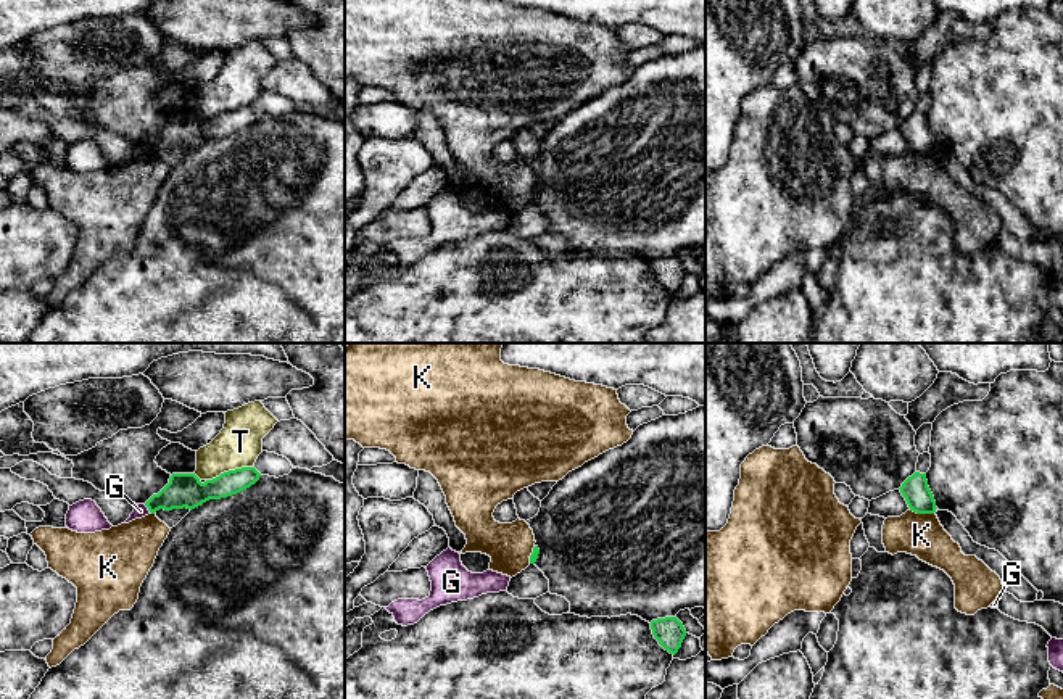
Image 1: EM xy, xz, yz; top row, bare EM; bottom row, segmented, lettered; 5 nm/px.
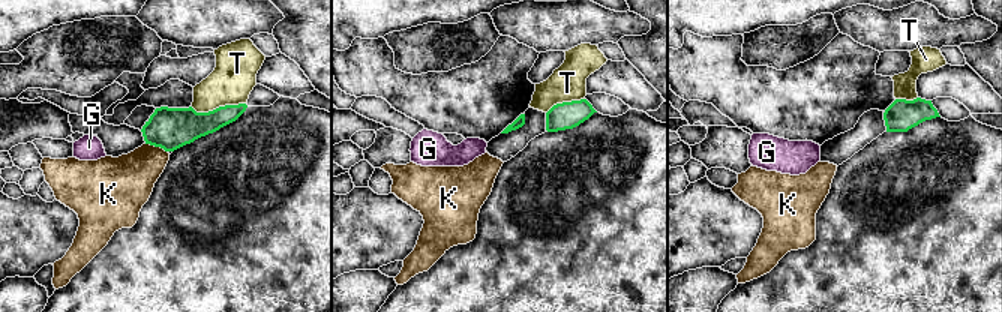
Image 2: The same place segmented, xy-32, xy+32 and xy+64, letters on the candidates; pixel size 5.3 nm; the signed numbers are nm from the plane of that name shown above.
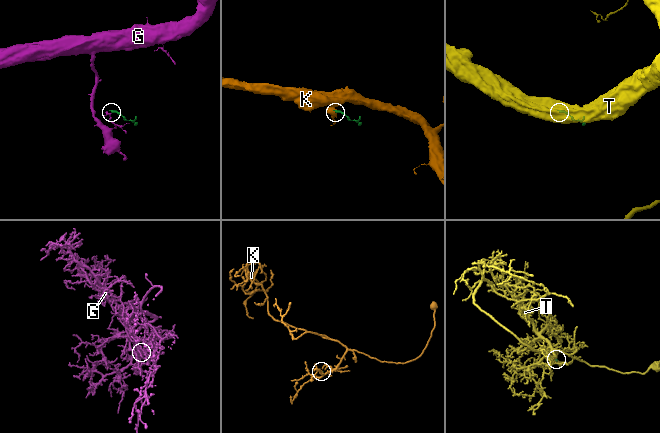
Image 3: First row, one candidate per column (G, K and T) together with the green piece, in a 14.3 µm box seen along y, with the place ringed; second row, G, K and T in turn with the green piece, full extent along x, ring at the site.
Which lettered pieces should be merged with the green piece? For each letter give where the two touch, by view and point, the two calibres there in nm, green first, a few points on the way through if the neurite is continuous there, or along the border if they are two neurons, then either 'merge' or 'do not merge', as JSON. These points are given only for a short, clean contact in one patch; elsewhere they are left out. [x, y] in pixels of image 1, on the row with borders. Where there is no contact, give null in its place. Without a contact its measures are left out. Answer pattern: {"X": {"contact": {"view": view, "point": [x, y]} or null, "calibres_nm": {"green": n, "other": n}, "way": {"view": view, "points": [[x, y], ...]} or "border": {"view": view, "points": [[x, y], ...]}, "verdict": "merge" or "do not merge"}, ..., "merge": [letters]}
{"G": {"contact": {"view": "xy", "point": [148, 509]}, "calibres_nm": {"green": 180, "other": 70}, "border": {"view": "xy", "points": [[144, 504], [152, 512]]}, "verdict": "do not merge"}, "K": {"contact": {"view": "yz", "point": [922, 512]}, "calibres_nm": {"green": 140, "other": 220}, "border": {"view": "yz", "points": [[910, 509], [920, 514], [933, 514]]}, "verdict": "do not merge"}, "T": {"contact": {"view": "xy", "point": [229, 471]}, "calibres_nm": {"green": 180, "other": 220}, "verdict": "do not merge"}, "merge": []}

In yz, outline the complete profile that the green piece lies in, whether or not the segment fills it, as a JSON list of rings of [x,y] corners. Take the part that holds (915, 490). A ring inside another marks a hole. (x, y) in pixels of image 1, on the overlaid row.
[[[915,472],[899,488],[910,511],[916,514],[934,514],[936,501],[928,486],[926,474]]]

